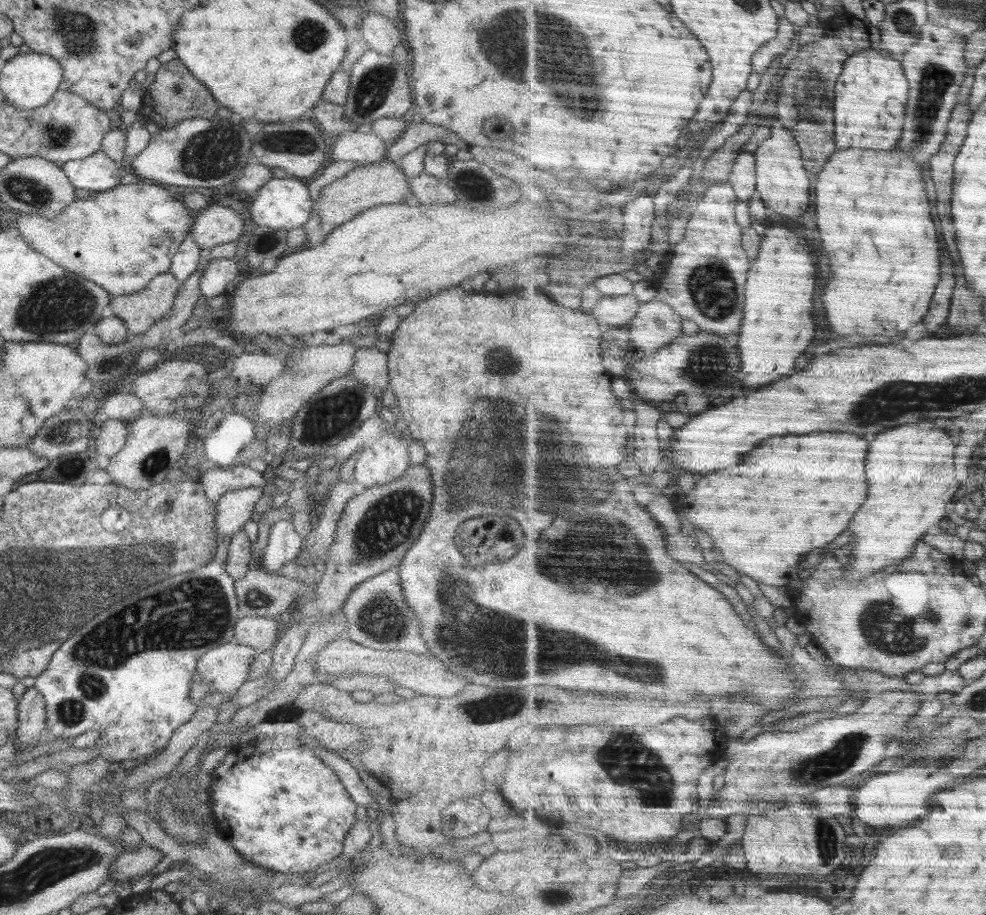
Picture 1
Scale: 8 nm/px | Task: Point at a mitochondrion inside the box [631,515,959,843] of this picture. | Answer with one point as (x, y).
(883, 626)

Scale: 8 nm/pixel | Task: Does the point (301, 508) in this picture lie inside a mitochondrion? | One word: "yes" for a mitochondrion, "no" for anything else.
no

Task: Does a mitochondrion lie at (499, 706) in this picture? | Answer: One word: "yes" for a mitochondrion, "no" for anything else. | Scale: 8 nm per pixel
yes

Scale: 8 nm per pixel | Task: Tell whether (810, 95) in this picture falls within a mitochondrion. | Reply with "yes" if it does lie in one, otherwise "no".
yes

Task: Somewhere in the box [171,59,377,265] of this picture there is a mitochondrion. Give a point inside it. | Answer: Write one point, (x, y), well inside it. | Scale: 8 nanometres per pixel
(209, 156)

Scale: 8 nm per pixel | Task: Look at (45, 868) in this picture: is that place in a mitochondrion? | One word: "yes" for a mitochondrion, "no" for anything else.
yes

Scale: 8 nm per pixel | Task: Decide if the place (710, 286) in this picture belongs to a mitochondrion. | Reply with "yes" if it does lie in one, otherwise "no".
yes

